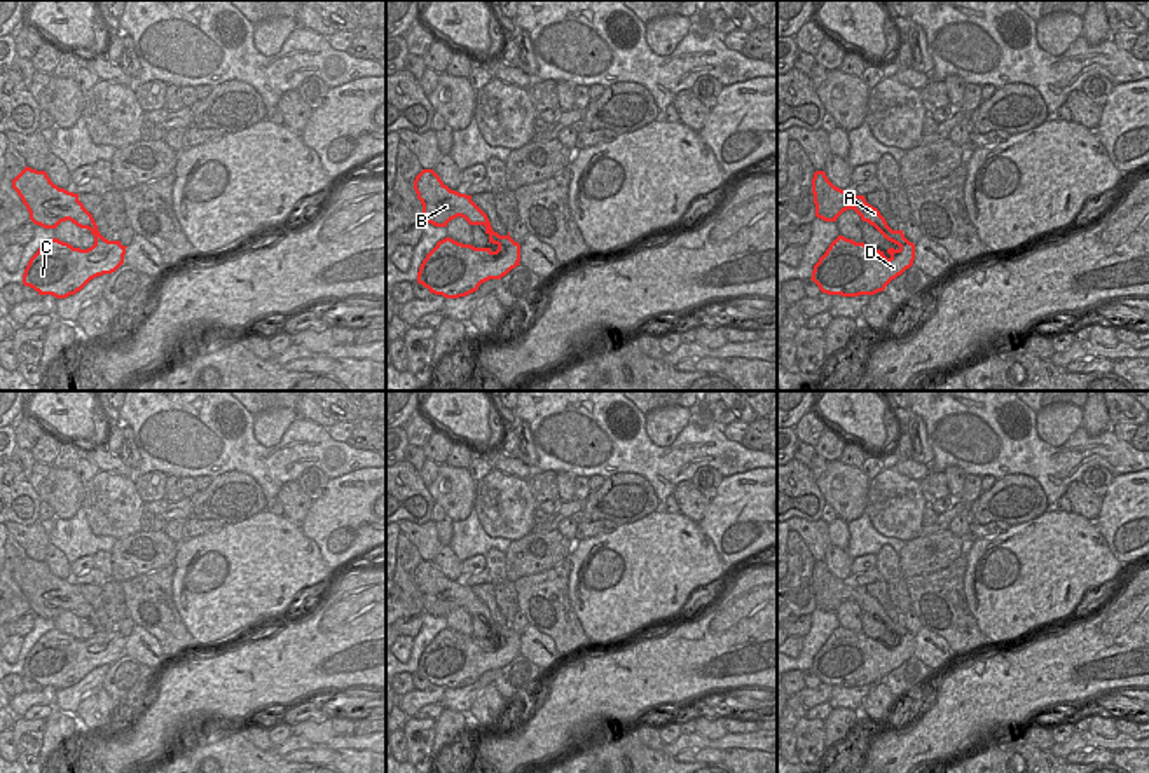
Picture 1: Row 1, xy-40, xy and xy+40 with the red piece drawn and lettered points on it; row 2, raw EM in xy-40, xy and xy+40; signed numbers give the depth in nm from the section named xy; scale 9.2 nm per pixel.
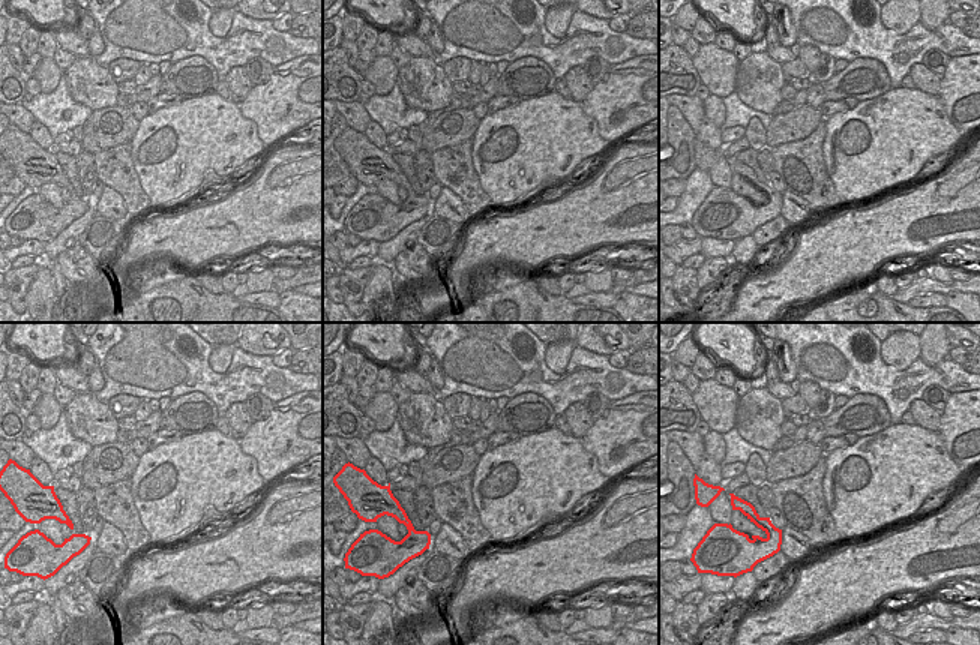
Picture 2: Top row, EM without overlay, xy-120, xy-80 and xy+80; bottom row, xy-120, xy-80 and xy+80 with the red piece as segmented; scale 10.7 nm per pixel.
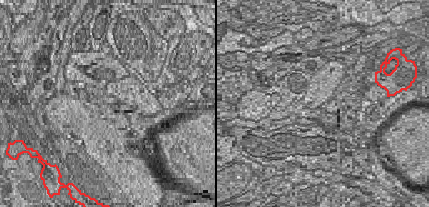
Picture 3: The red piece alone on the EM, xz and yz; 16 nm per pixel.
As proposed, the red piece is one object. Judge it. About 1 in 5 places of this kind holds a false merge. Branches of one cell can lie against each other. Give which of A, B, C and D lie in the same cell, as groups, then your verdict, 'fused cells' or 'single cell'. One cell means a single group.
A B C D; single cell

